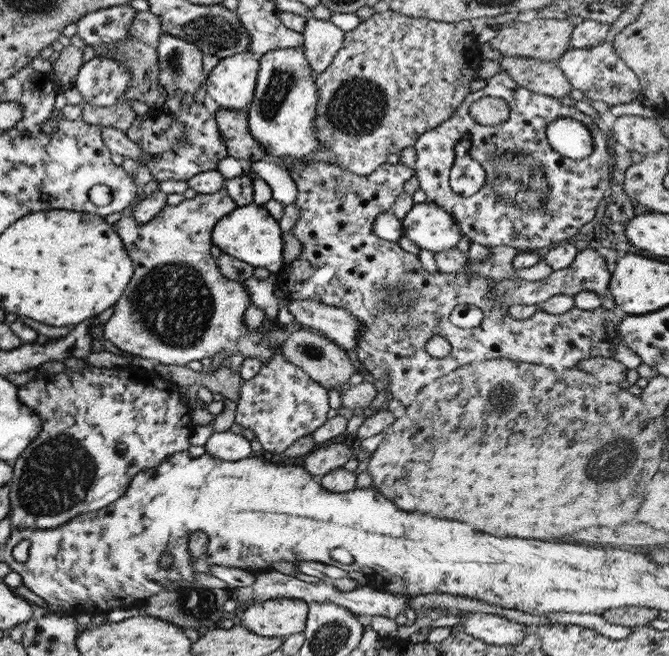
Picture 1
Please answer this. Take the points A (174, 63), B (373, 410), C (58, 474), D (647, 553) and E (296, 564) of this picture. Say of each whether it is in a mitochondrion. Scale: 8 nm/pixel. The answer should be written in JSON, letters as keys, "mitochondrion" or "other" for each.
{"A":"mitochondrion","B":"other","C":"mitochondrion","D":"other","E":"other"}

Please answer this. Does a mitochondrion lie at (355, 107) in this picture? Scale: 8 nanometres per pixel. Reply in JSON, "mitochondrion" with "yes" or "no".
{"mitochondrion":"yes"}

